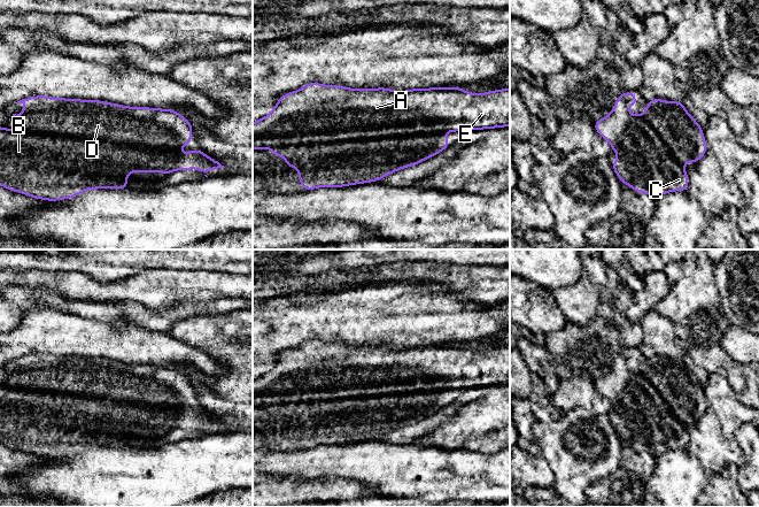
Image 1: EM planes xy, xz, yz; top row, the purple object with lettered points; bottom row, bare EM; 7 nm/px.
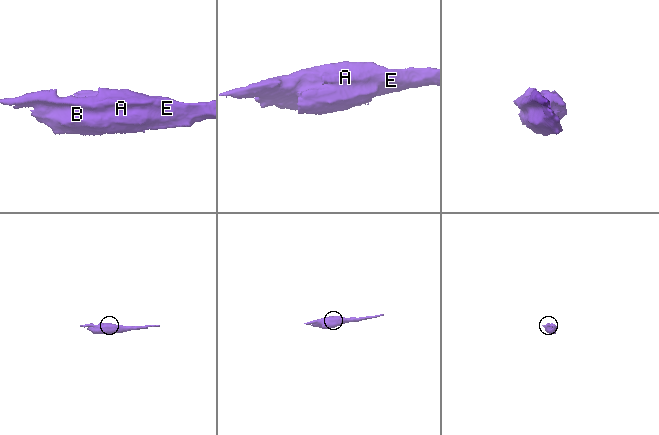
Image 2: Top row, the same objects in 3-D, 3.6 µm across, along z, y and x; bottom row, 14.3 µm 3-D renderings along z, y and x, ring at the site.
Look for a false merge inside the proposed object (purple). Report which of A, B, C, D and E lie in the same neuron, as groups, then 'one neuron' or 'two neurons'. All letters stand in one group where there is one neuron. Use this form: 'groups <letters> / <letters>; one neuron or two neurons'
groups A B C D E; one neuron

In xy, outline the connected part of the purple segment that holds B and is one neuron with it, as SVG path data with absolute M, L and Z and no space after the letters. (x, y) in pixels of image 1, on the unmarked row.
M33 353L17 359L17 361L24 361L26 364L20 371L13 371L13 375L17 375L22 378L21 386L6 386L0 384L0 443L11 450L18 450L21 452L46 459L59 459L75 455L87 447L119 446L129 447L127 431L129 430L162 430L169 432L177 428L200 428L206 435L208 429L218 425L225 425L218 418L208 414L199 405L186 412L181 412L179 406L181 402L192 401L193 384L186 375L181 374L179 369L175 367L152 366L152 364L131 364L123 363L121 361L107 360L103 358L84 358L84 356L68 356L68 355L52 355L48 353Z

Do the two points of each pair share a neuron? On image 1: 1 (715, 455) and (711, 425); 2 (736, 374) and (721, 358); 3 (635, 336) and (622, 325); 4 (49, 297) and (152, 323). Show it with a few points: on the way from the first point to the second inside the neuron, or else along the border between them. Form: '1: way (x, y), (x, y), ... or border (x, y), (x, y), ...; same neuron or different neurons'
1: way (711, 448), (711, 432); same neuron
2: way (734, 370), (725, 361); same neuron
3: way (632, 335), (626, 329); same neuron
4: way (75, 307), (102, 312), (126, 312); same neuron

